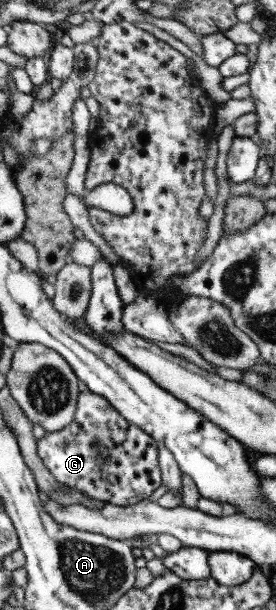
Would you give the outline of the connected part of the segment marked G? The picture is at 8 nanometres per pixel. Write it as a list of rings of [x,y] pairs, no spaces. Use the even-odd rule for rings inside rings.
[[[83,388],[78,394],[74,419],[71,422],[62,431],[47,432],[41,439],[36,439],[40,459],[43,459],[48,471],[60,483],[68,485],[90,498],[117,506],[134,505],[149,498],[160,487],[162,479],[157,442],[148,433],[122,417],[105,397]],[[97,453],[102,456],[107,455],[107,457],[97,462]]]

